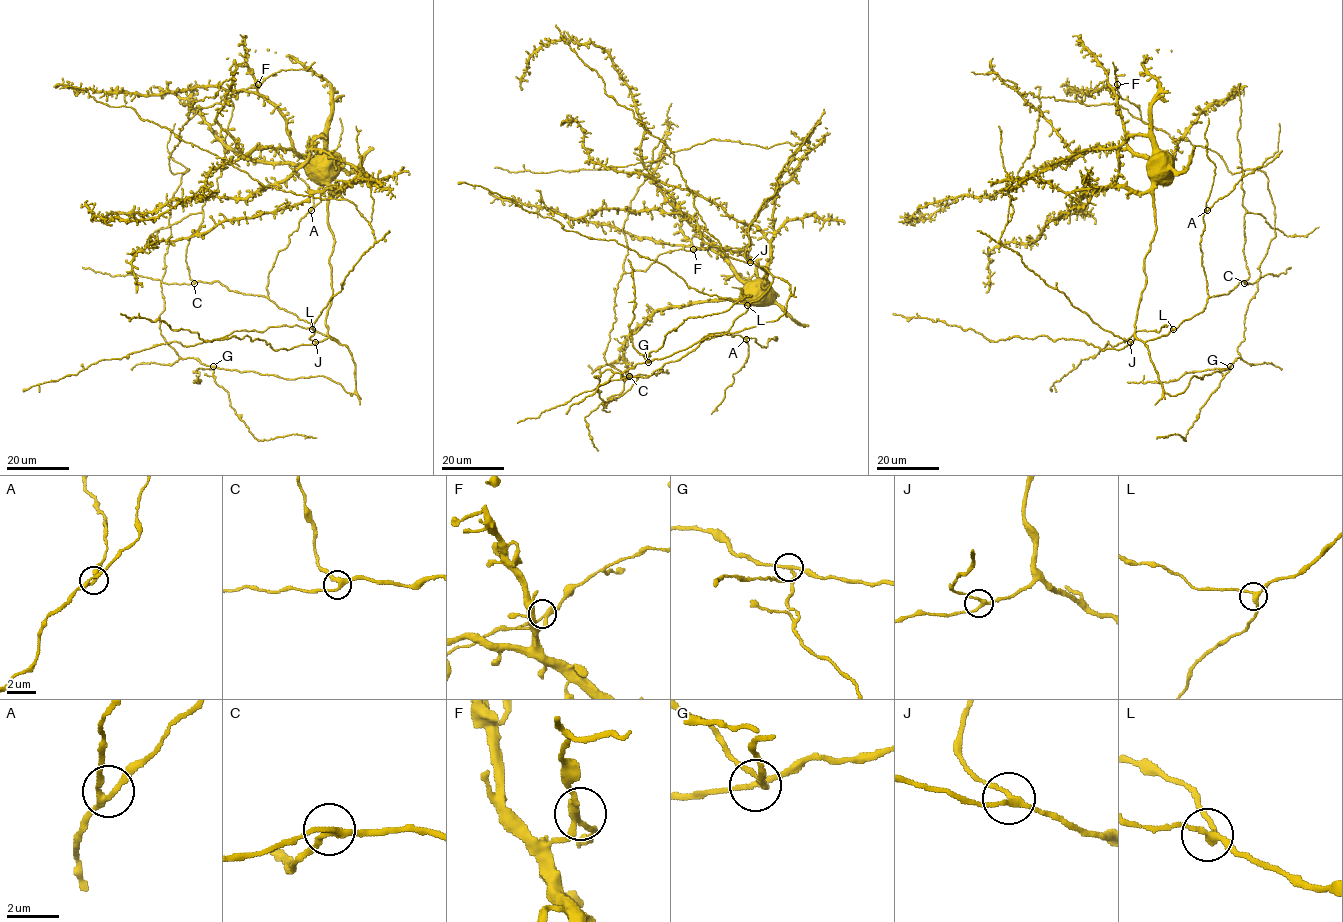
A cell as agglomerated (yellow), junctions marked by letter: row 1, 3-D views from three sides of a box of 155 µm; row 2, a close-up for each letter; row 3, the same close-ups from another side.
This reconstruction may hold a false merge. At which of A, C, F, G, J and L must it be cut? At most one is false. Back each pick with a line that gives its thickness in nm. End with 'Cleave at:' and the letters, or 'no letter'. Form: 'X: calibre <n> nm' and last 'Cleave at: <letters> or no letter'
G: calibre 190 nm
Cleave at: G

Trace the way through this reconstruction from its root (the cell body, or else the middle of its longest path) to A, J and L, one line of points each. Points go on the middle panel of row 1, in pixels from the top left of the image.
A: (759, 291), (769, 284), (763, 266), (773, 277), (769, 288), (728, 331), (701, 339), (723, 332), (746, 339)
J: (759, 291), (762, 283), (764, 288), (769, 284), (764, 277), (767, 273), (762, 266), (750, 262)
L: (759, 291), (762, 283), (764, 288), (769, 284), (763, 266), (772, 276), (772, 283), (747, 305)

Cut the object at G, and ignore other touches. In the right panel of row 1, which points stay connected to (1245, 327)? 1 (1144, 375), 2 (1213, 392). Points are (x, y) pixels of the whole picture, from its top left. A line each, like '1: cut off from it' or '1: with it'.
1: cut off from it
2: cut off from it

